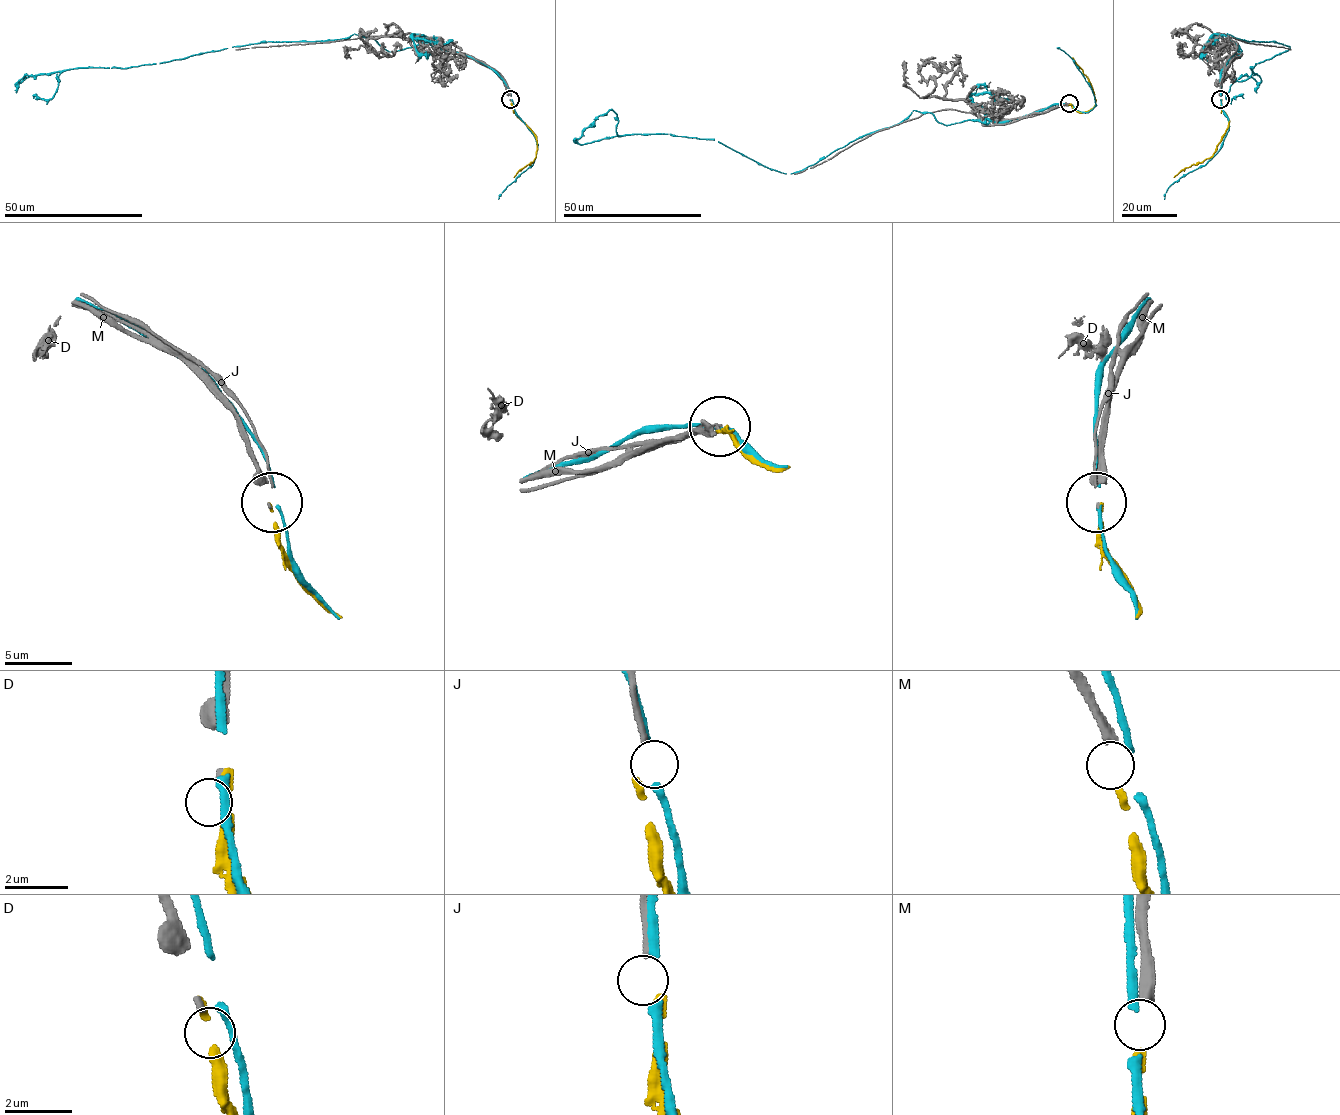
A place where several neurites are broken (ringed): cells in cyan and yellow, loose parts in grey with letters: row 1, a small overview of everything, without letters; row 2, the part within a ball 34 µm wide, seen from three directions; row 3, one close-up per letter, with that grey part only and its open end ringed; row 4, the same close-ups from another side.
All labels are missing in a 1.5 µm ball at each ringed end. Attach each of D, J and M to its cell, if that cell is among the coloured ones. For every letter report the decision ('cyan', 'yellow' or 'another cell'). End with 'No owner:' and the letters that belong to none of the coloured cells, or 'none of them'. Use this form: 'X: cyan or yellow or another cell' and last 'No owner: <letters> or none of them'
D: another cell
J: another cell
M: yellow
No owner: D, J

